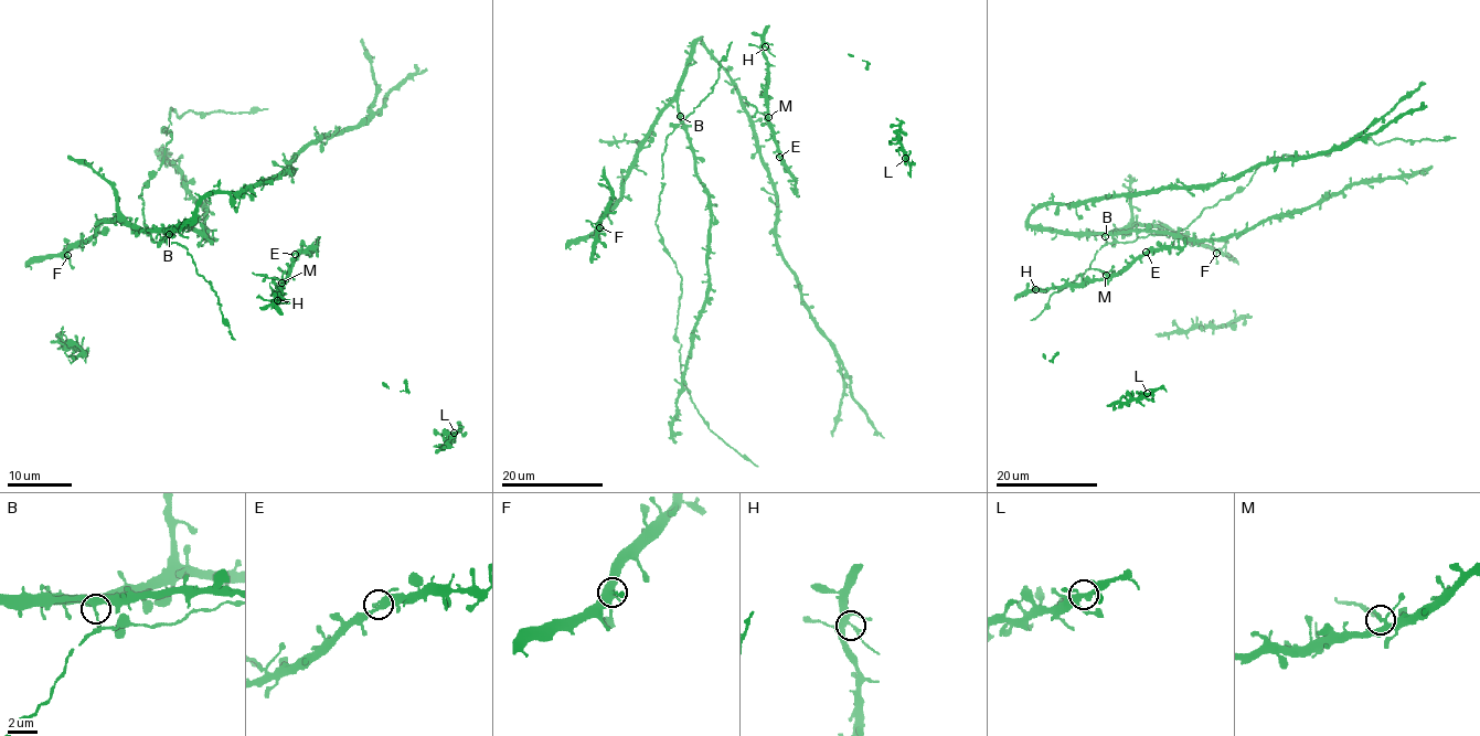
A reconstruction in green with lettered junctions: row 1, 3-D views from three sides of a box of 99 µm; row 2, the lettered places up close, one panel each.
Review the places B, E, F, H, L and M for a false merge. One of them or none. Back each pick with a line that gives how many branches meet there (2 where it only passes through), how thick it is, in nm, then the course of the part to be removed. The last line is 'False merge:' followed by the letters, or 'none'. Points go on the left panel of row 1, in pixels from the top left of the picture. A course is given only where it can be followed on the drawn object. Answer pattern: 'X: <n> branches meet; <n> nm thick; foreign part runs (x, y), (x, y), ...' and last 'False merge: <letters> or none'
M: 4 branches meet; 280 nm thick; foreign part runs (281, 283), (252, 273)
False merge: M

